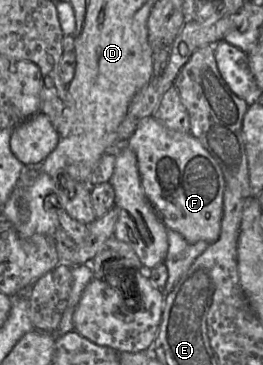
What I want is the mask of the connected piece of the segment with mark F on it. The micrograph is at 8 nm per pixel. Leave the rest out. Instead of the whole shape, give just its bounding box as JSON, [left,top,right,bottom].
[125,116,226,243]

